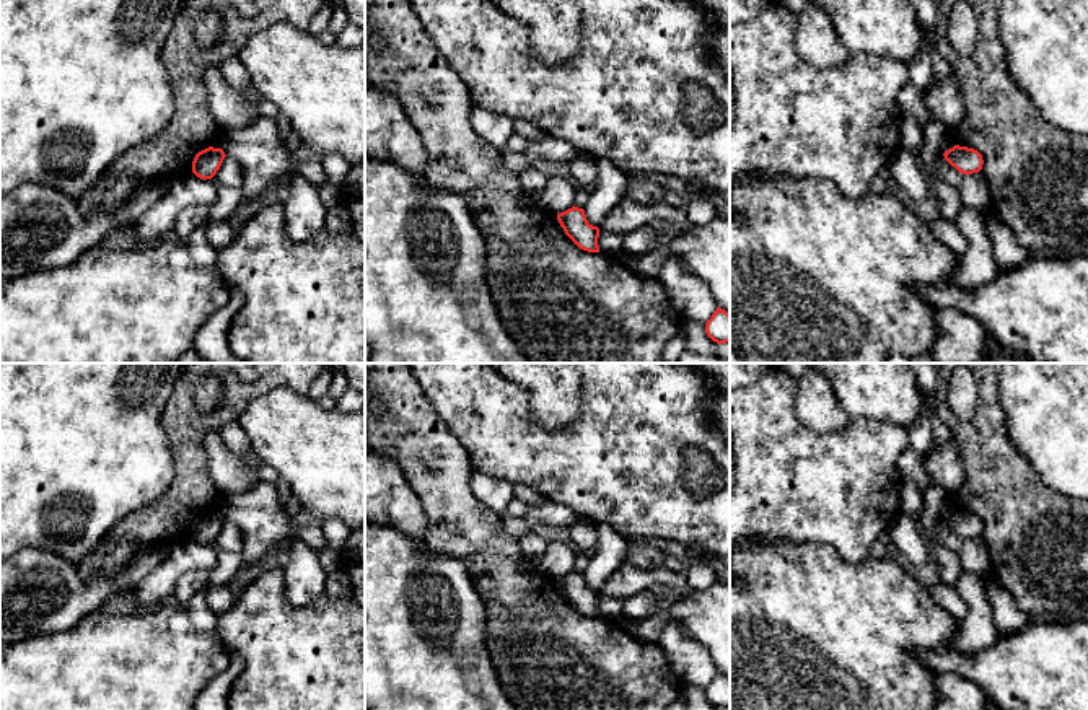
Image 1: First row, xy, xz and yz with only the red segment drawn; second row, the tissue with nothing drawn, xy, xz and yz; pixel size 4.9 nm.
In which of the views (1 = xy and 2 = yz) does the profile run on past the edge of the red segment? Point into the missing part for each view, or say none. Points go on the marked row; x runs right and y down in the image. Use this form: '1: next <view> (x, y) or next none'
1: next none
2: next none

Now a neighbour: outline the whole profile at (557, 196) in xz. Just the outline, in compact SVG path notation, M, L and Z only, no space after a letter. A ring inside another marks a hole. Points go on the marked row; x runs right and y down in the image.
M551 176L547 178L547 182L539 197L539 205L546 212L557 217L559 213L573 207L575 192L577 192L575 182L559 176Z

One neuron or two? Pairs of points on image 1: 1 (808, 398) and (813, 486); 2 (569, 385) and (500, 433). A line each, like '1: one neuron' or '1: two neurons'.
1: two neurons
2: two neurons

